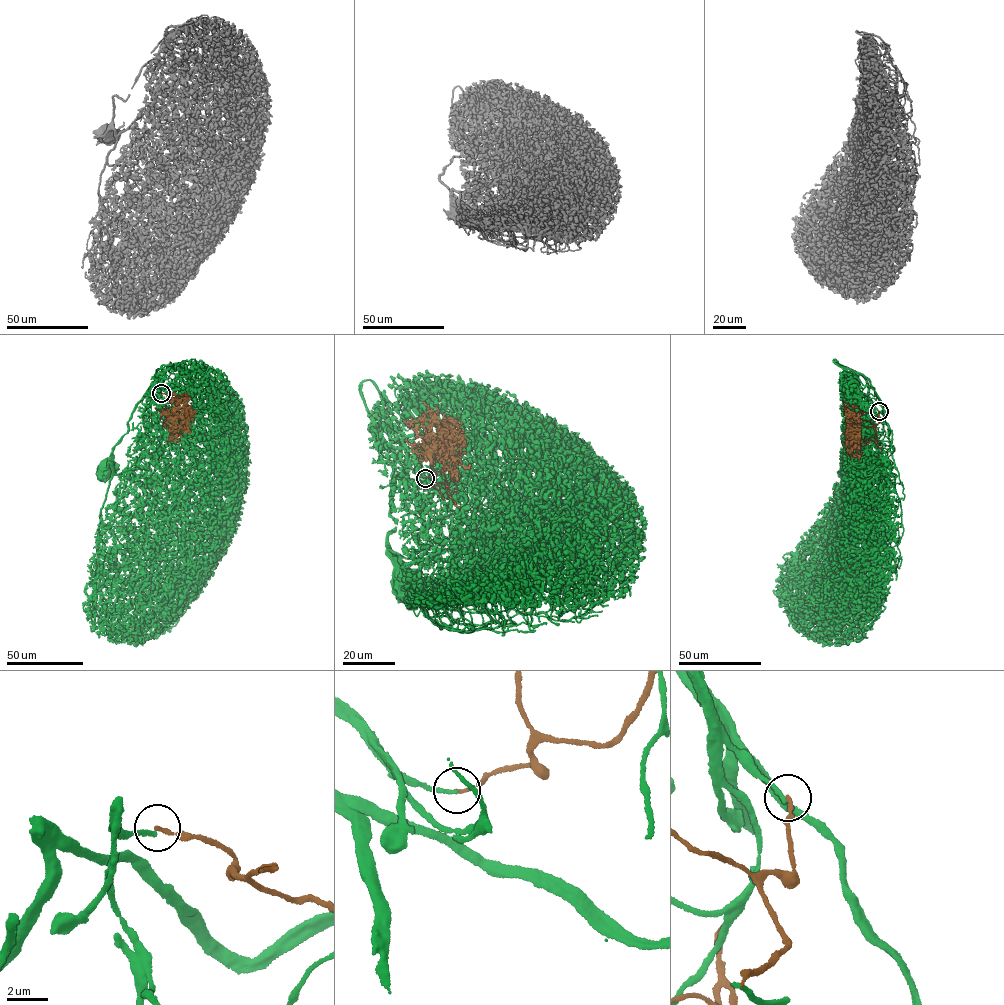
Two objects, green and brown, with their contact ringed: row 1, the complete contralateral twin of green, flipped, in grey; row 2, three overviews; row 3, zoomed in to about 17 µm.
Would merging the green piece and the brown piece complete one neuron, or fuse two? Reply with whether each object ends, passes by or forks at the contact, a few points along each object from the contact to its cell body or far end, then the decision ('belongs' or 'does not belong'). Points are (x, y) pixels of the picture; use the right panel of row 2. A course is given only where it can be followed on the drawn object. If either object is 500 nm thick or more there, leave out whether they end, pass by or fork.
green ends | brown ends | green via (879, 411), (874, 408), (883, 430), (877, 440), (883, 445), (881, 470), (857, 464), (856, 448), (869, 459) | brown via (879, 411), (876, 417), (863, 411), (848, 419), (852, 440), (867, 443), (859, 447), (859, 454), (847, 450) | does not belong

